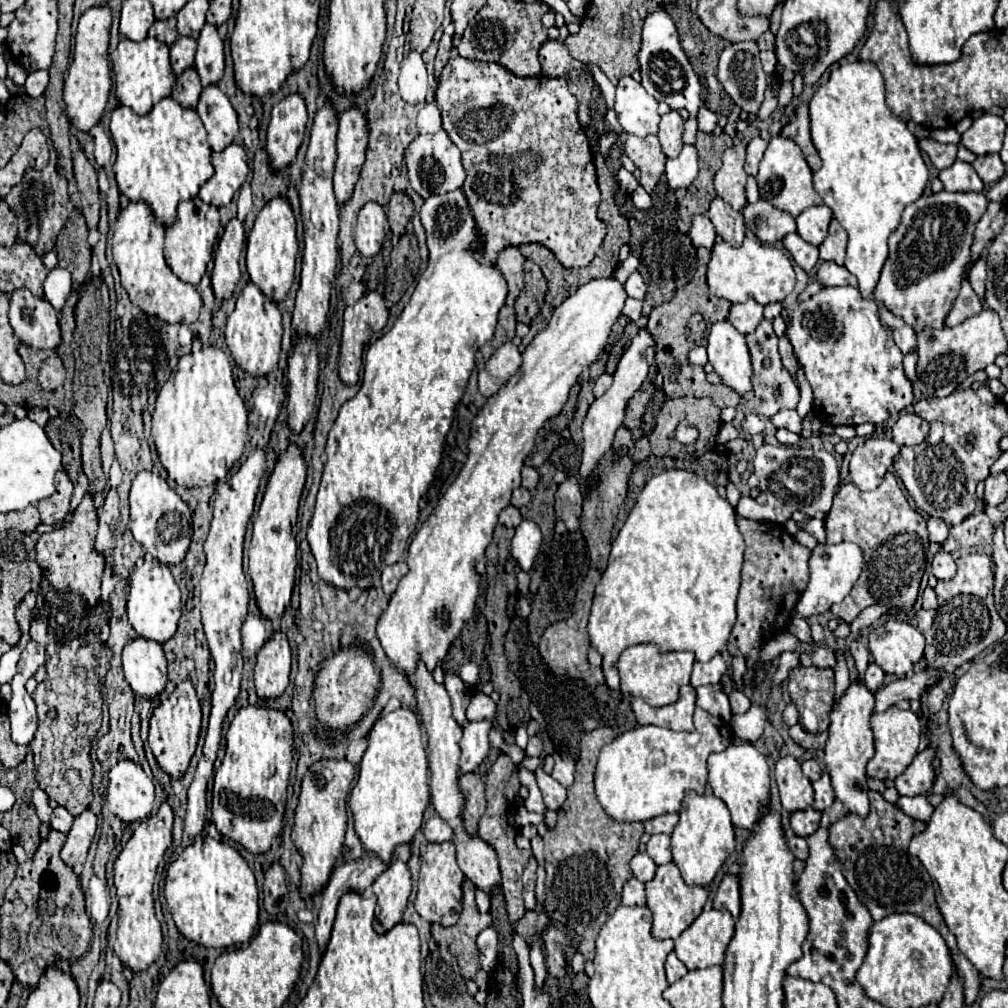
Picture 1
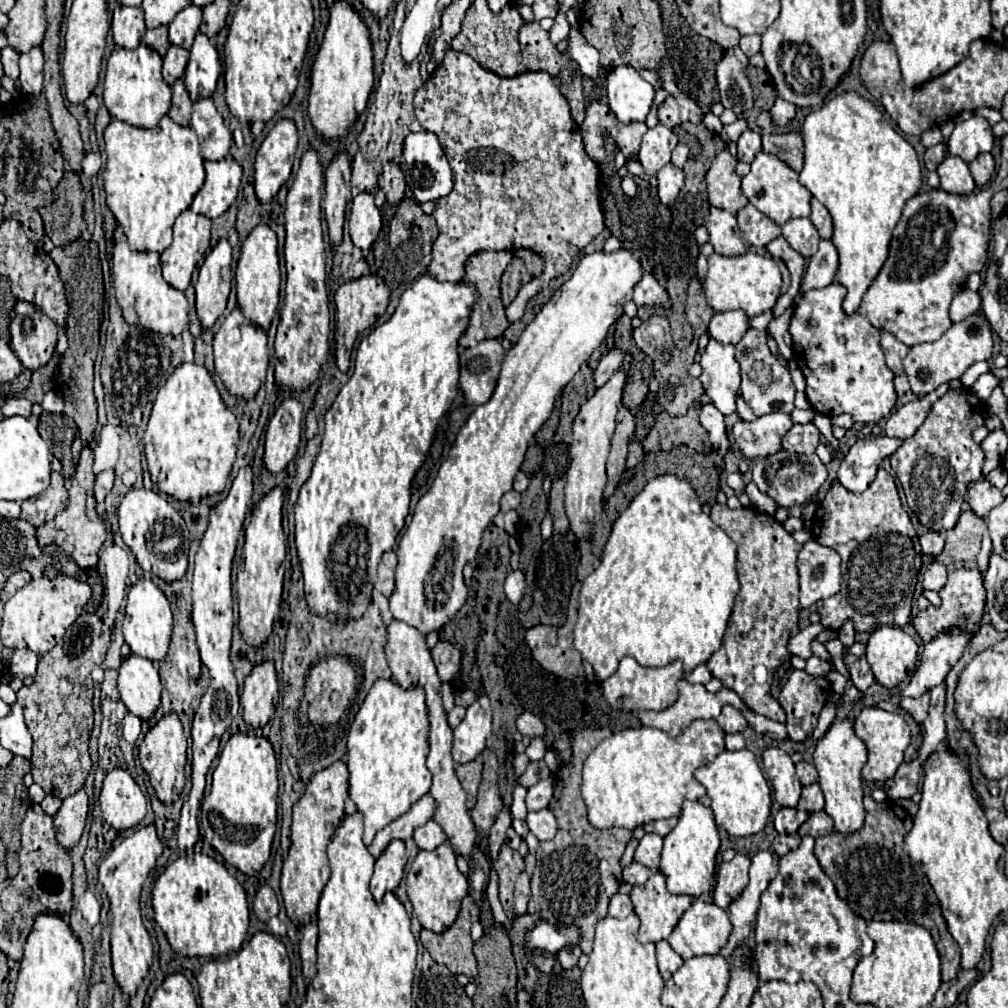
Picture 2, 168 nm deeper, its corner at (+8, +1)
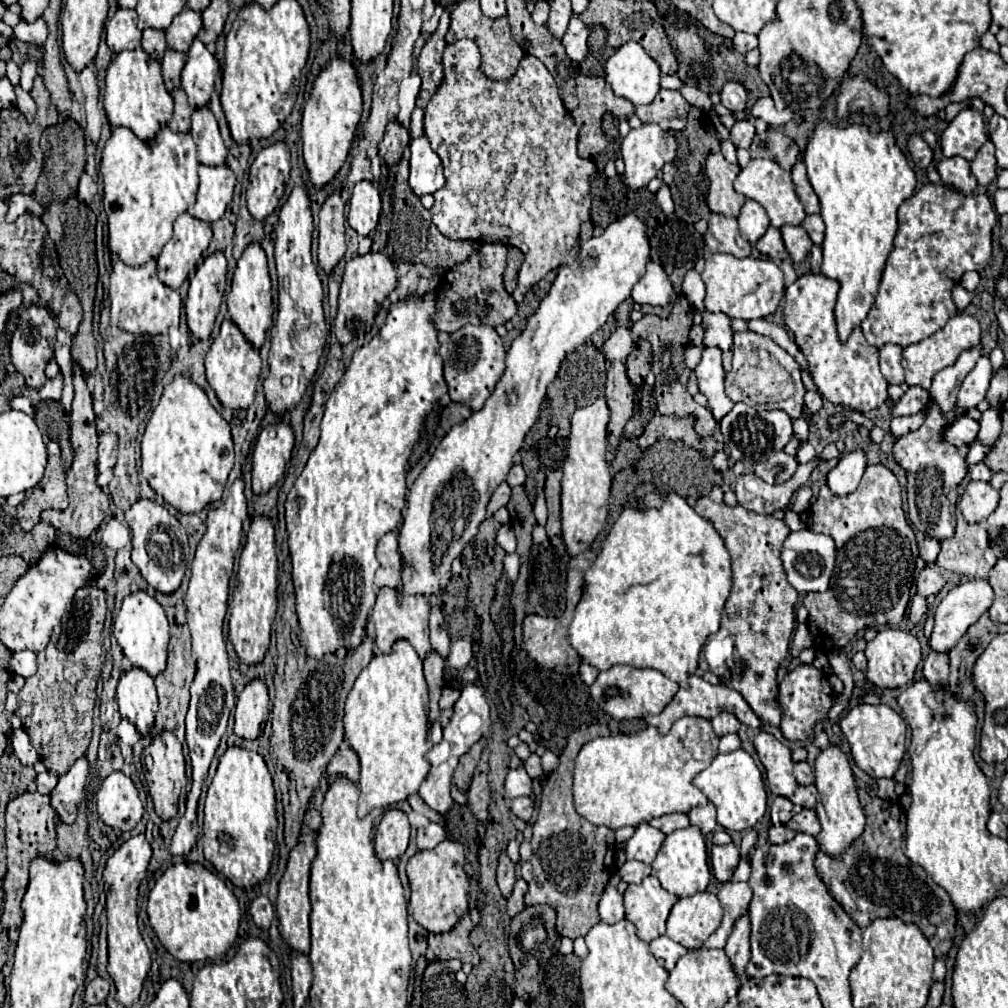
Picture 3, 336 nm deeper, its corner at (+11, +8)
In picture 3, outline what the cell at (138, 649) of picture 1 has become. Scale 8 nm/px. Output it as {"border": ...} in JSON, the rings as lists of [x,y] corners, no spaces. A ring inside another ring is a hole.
{"border":[[[138,667],[124,671],[118,681],[116,701],[120,705],[120,715],[130,719],[136,729],[146,735],[154,723],[154,713],[158,709],[154,677]]]}

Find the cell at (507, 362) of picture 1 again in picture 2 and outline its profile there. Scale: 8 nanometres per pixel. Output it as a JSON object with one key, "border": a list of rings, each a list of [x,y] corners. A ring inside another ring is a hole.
{"border":[[[483,340],[475,348],[465,348],[459,354],[459,388],[467,404],[485,404],[499,378],[505,350],[499,340]]]}

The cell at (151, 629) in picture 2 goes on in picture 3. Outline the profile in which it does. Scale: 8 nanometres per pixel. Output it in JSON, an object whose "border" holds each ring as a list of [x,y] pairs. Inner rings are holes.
{"border":[[[136,591],[124,597],[122,609],[114,621],[114,637],[118,639],[124,655],[134,667],[148,671],[156,677],[166,667],[166,647],[168,647],[168,619],[162,605],[146,591]]]}

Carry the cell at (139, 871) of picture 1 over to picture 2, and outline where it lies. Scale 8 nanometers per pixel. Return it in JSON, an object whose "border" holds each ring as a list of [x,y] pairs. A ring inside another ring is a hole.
{"border":[[[149,824],[139,828],[135,834],[127,836],[99,866],[99,882],[111,902],[110,945],[113,954],[113,974],[115,982],[125,996],[133,996],[149,972],[153,962],[153,944],[141,922],[139,896],[143,882],[147,880],[155,860],[163,852],[163,844],[155,834],[155,826]]]}

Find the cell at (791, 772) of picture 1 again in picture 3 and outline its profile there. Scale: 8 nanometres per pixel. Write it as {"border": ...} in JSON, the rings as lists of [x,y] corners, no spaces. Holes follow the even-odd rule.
{"border":[[[758,733],[754,739],[754,747],[758,751],[758,757],[766,769],[768,789],[774,795],[790,797],[794,789],[798,787],[794,775],[792,775],[792,753],[786,745],[782,745],[774,735],[770,733]]]}

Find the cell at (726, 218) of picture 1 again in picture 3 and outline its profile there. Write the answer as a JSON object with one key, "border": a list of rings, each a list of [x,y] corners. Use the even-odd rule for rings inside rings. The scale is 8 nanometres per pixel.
{"border":[[[712,213],[708,219],[708,231],[704,235],[704,241],[712,253],[730,253],[734,257],[750,255],[750,243],[742,239],[734,217]]]}

